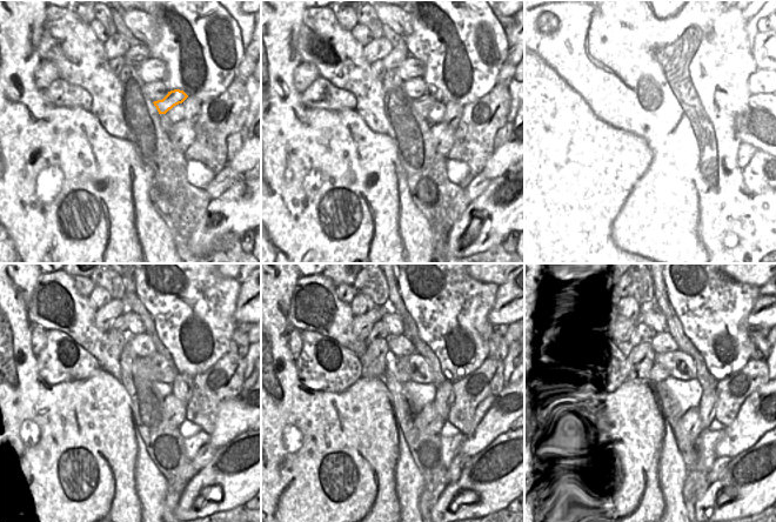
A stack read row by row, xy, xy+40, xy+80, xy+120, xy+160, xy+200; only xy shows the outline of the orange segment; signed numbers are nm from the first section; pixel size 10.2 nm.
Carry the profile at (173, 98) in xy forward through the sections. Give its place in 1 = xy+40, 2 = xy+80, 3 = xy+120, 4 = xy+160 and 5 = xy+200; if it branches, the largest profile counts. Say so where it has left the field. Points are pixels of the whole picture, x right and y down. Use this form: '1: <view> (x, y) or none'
1: xy+40 (422, 105)
2: xy+80 (678, 105)
3: xy+120 (141, 367)
4: xy+160 (400, 374)
5: xy+200 (657, 373)

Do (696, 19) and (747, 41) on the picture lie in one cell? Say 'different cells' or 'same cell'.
same cell

